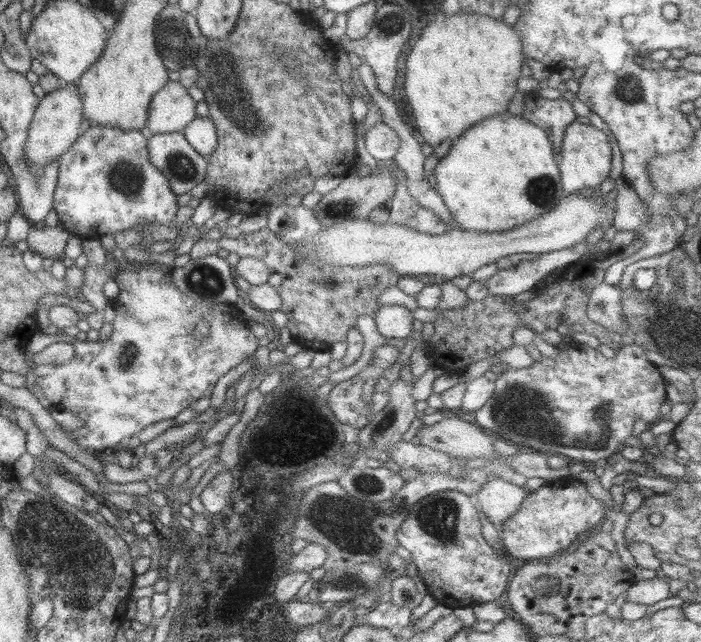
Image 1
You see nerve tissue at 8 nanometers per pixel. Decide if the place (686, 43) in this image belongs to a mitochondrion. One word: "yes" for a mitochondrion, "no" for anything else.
no

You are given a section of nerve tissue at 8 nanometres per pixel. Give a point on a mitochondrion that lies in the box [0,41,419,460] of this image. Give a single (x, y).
(125, 176)

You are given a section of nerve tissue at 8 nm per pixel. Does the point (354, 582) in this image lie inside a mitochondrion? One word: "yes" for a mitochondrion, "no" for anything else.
yes

